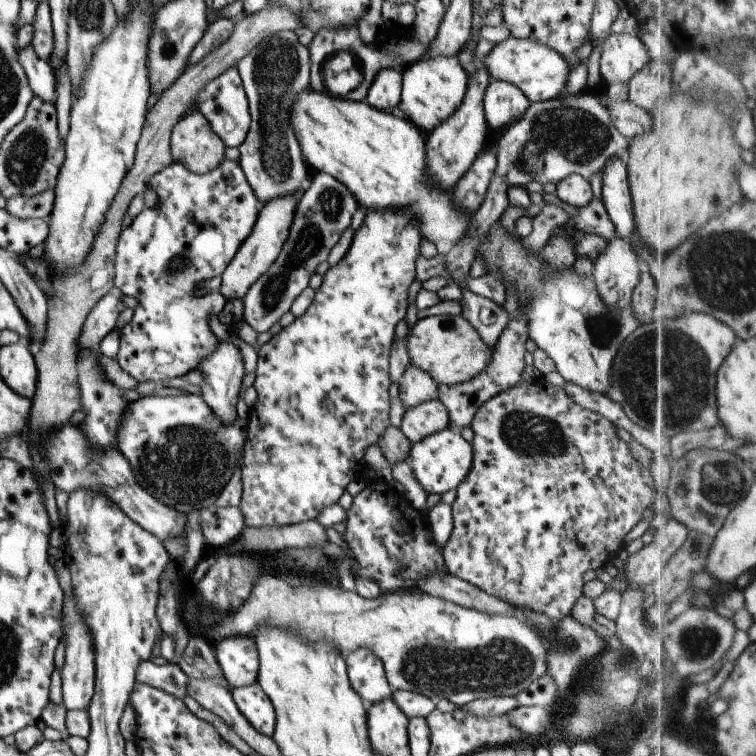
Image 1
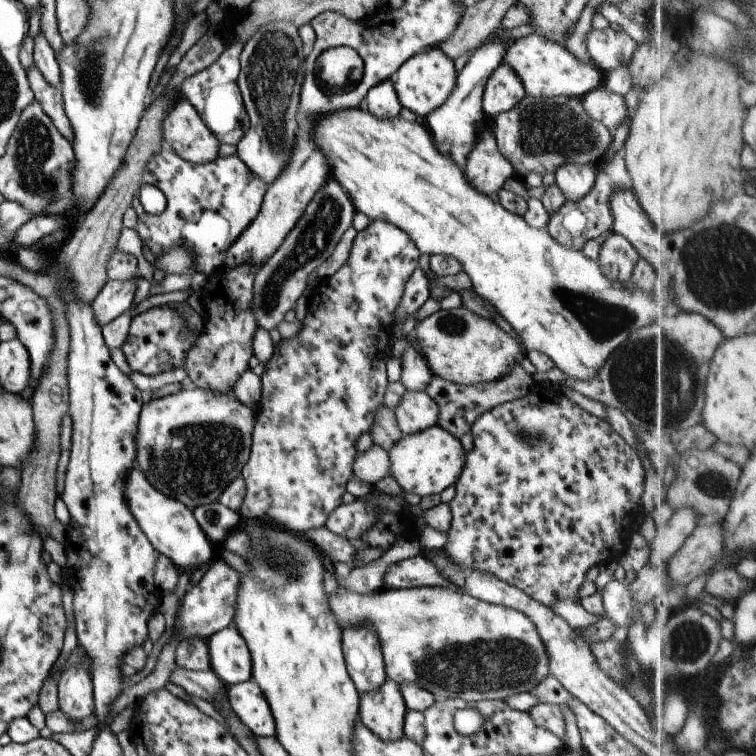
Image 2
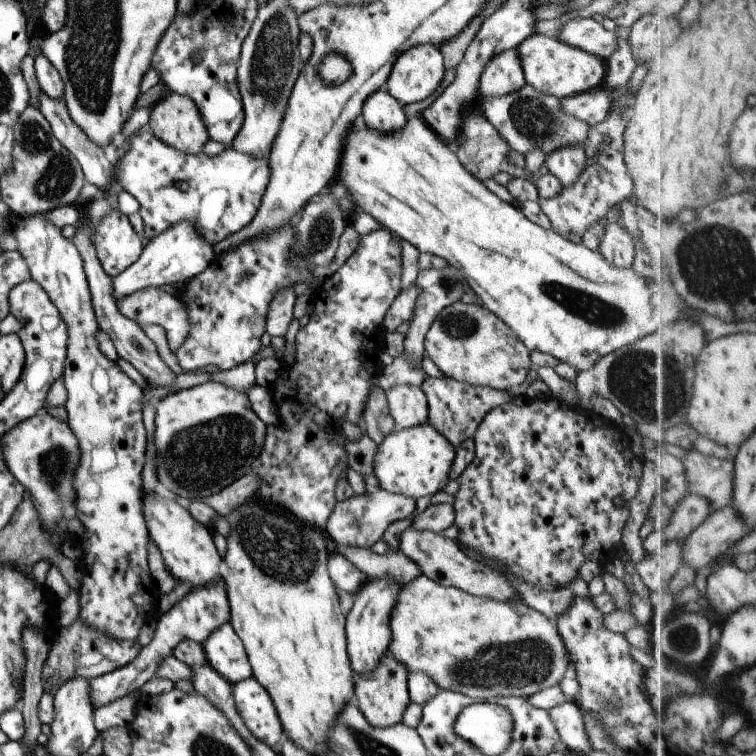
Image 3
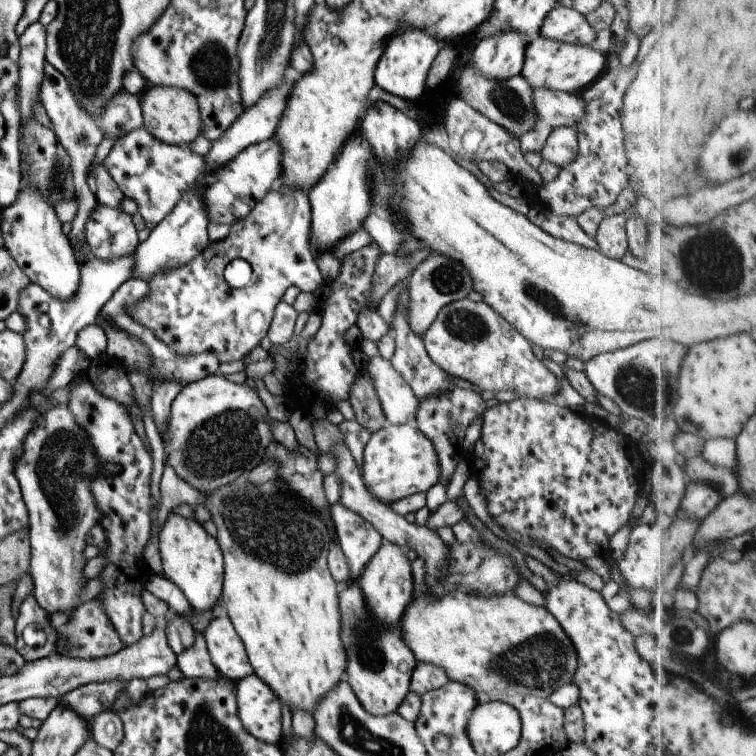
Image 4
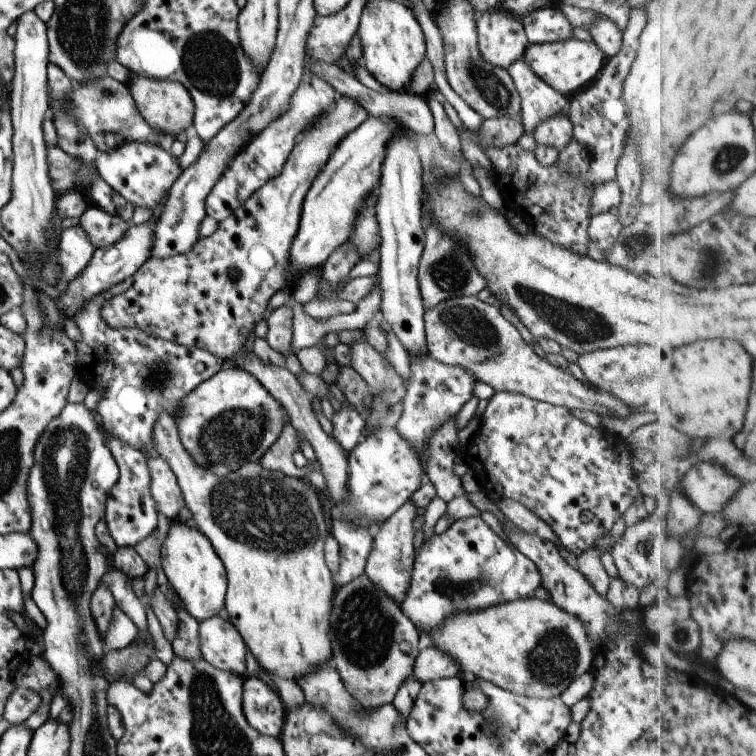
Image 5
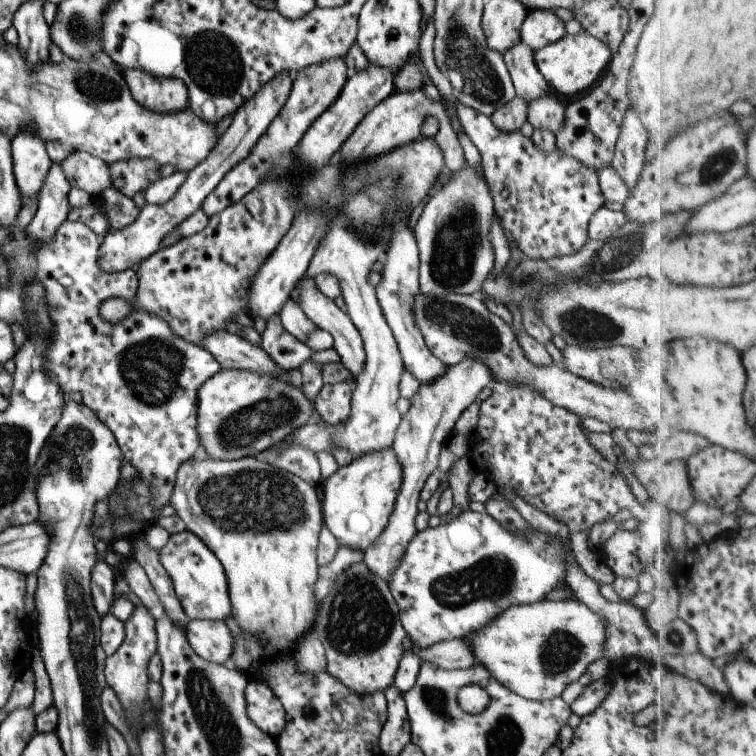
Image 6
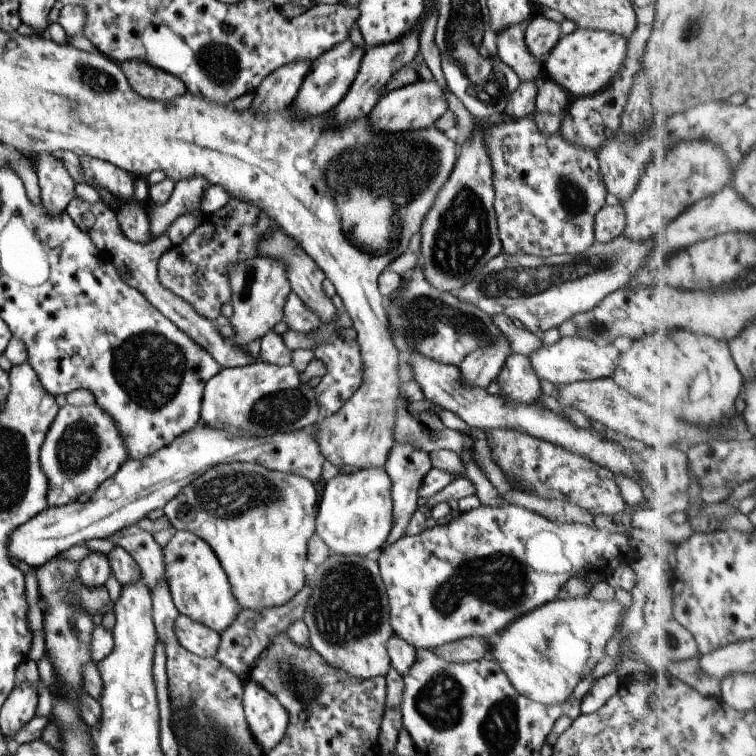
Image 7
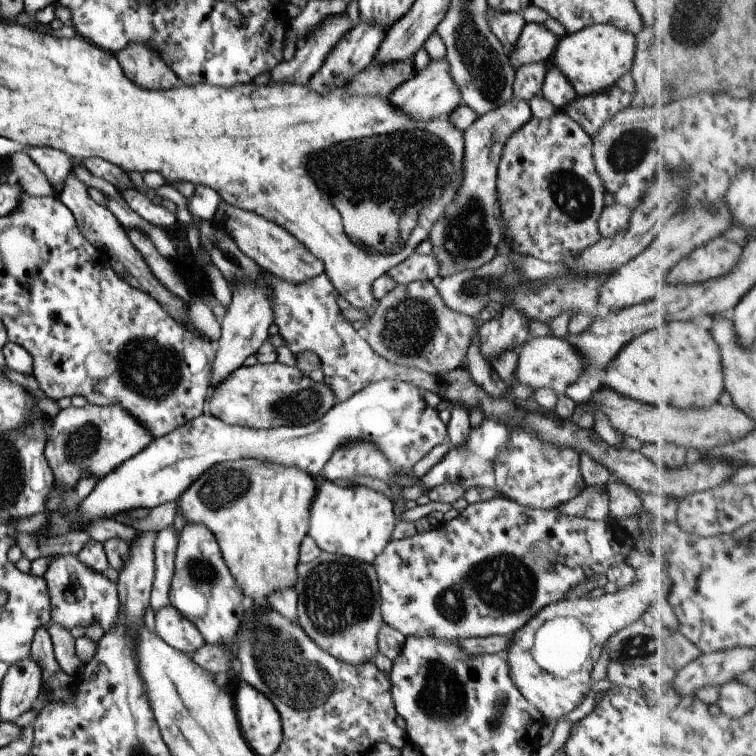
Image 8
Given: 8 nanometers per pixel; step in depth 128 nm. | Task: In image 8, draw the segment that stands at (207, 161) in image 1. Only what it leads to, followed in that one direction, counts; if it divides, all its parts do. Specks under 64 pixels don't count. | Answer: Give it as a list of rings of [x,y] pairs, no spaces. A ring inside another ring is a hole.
[[[129,43],[113,54],[122,73],[135,86],[145,90],[167,90],[181,85],[175,73],[148,44]]]

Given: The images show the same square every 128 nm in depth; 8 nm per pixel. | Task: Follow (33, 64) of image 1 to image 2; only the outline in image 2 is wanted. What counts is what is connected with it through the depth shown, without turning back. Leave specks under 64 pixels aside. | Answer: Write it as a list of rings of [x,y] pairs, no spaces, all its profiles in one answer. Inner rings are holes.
[[[35,65],[27,67],[25,70],[27,82],[31,92],[34,94],[34,100],[37,101],[53,126],[72,143],[72,132],[69,126],[64,106],[62,94],[59,87],[51,86],[43,75],[37,70]]]

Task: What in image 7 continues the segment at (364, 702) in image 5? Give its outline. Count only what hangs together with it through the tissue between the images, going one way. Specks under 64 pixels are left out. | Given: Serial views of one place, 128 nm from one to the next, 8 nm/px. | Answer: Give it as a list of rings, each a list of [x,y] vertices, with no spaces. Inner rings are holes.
[[[357,555],[328,556],[315,567],[306,583],[312,588],[304,608],[303,622],[308,628],[310,648],[333,668],[358,679],[384,677],[390,669],[387,641],[394,634],[390,625],[388,600],[374,557]]]

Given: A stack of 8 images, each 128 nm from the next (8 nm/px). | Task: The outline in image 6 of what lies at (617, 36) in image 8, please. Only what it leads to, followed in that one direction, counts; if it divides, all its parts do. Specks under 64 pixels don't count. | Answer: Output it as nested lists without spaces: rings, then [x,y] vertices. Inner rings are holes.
[[[580,31],[574,35],[563,35],[559,40],[532,51],[533,62],[548,84],[550,92],[561,96],[584,93],[607,70],[612,52],[595,37]]]

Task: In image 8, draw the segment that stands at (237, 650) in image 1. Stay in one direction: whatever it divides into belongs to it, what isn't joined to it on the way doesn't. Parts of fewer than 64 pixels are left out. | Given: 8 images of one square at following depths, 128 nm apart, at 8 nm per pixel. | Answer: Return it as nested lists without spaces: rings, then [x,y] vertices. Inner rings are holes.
[[[171,605],[154,614],[156,635],[171,648],[191,656],[205,644],[199,629]]]

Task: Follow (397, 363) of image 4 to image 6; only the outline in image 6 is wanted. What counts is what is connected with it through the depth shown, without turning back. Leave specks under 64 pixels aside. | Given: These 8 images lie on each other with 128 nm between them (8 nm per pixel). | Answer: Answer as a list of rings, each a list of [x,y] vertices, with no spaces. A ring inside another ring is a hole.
[[[464,358],[457,364],[449,365],[443,374],[437,375],[431,382],[421,383],[409,399],[409,408],[405,414],[400,415],[401,420],[395,429],[391,444],[402,470],[402,484],[386,527],[362,554],[365,566],[377,578],[387,583],[400,565],[408,542],[417,534],[414,525],[414,518],[418,513],[417,500],[425,480],[437,471],[437,454],[441,446],[463,410],[475,401],[484,386],[490,386],[492,383],[493,370],[481,361]]]

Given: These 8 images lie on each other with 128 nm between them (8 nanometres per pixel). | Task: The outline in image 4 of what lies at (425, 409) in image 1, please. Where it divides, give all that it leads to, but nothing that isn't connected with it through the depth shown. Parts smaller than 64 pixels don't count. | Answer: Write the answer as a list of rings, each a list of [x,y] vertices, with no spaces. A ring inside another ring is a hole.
[[[386,356],[369,358],[363,369],[372,378],[380,407],[388,424],[415,422],[418,398],[396,373]]]

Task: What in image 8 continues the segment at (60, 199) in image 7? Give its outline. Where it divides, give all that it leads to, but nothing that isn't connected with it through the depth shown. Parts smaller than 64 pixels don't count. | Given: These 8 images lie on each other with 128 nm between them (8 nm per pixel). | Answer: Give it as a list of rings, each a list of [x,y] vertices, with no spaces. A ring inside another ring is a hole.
[[[27,147],[25,154],[42,170],[55,193],[63,188],[70,173],[71,160],[64,152],[51,147]]]

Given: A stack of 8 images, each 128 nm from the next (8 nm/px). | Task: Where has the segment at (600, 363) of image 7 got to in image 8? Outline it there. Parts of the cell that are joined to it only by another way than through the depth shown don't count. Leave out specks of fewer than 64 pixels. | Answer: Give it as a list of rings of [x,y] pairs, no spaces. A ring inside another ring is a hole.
[[[551,335],[531,337],[516,350],[516,377],[518,384],[530,386],[532,389],[545,387],[557,396],[563,396],[564,390],[573,384],[584,372],[584,360],[578,350],[563,337]]]

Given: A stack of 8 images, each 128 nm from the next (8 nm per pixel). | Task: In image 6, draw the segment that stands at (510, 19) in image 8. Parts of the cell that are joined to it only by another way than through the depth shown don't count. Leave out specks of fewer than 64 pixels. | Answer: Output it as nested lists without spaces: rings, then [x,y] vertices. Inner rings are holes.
[[[518,42],[502,54],[514,93],[527,106],[550,92],[548,84],[533,62],[532,51]]]

